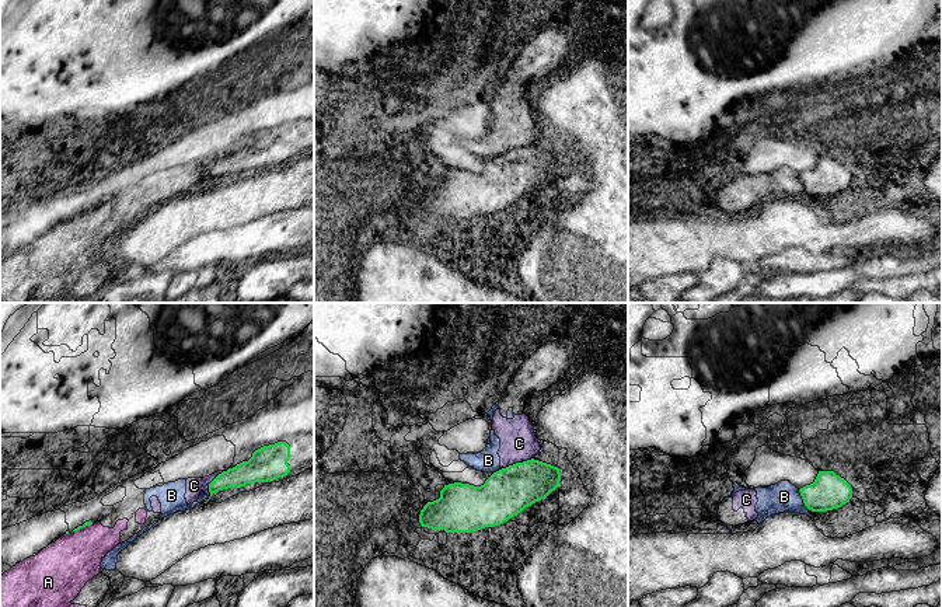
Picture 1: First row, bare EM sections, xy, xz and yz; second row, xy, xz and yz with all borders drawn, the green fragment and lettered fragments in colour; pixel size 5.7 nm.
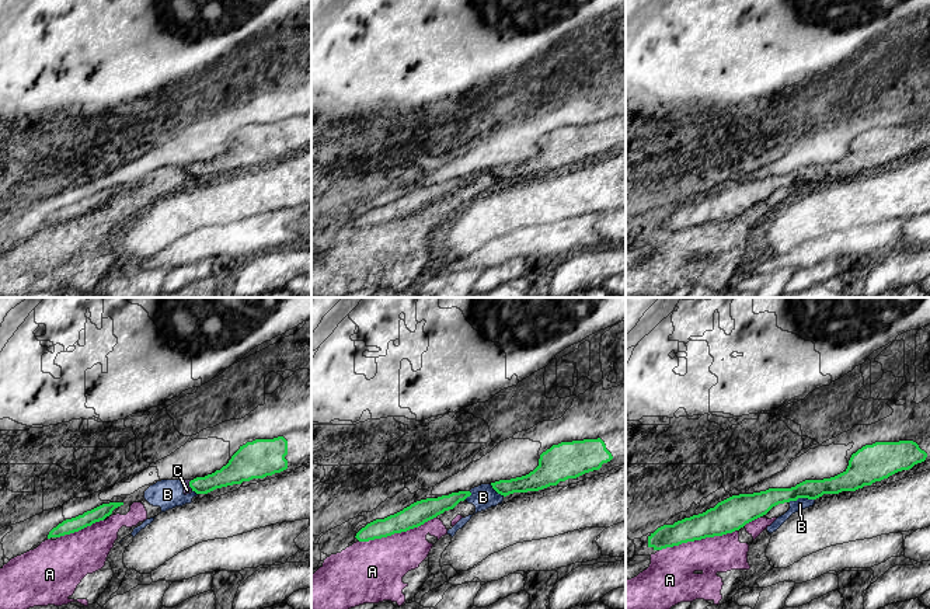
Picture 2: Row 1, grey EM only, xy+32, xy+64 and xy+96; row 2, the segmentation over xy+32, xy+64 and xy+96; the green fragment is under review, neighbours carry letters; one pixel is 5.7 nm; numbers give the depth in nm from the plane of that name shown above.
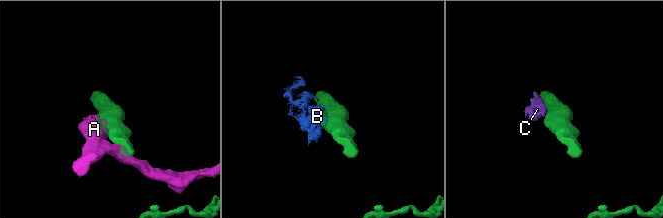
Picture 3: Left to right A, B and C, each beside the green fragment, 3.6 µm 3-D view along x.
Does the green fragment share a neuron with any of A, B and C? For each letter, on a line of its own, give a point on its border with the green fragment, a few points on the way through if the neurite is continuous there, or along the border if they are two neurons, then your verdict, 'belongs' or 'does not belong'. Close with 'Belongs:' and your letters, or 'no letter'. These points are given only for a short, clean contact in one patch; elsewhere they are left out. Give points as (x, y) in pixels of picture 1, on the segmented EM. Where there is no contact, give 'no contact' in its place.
A: meets green in xy at (83, 526); does not belong
B: meets green in yz at (802, 498); does not belong
C: meets green in xz at (517, 463); does not belong
Belongs: no letter

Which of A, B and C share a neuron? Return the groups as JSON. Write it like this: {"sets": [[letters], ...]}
{"sets": [["A", "B", "C"]]}

